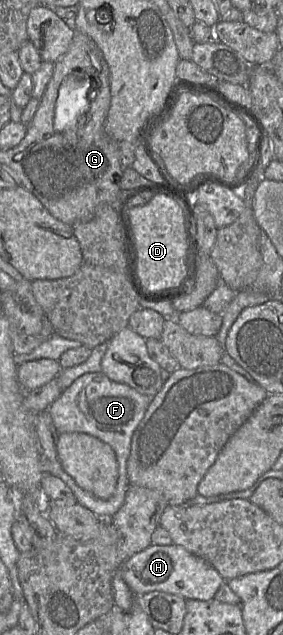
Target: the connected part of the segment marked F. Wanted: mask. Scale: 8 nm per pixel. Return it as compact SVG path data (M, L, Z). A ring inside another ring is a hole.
M99 371L78 377L48 407L58 434L88 434L109 445L114 451L118 463L118 481L116 490L109 499L103 500L93 496L80 488L65 471L61 474L64 482L82 503L98 513L108 514L108 518L111 518L125 501L129 488L127 459L130 454L131 438L152 399L153 396L138 393L125 384L112 381Z

